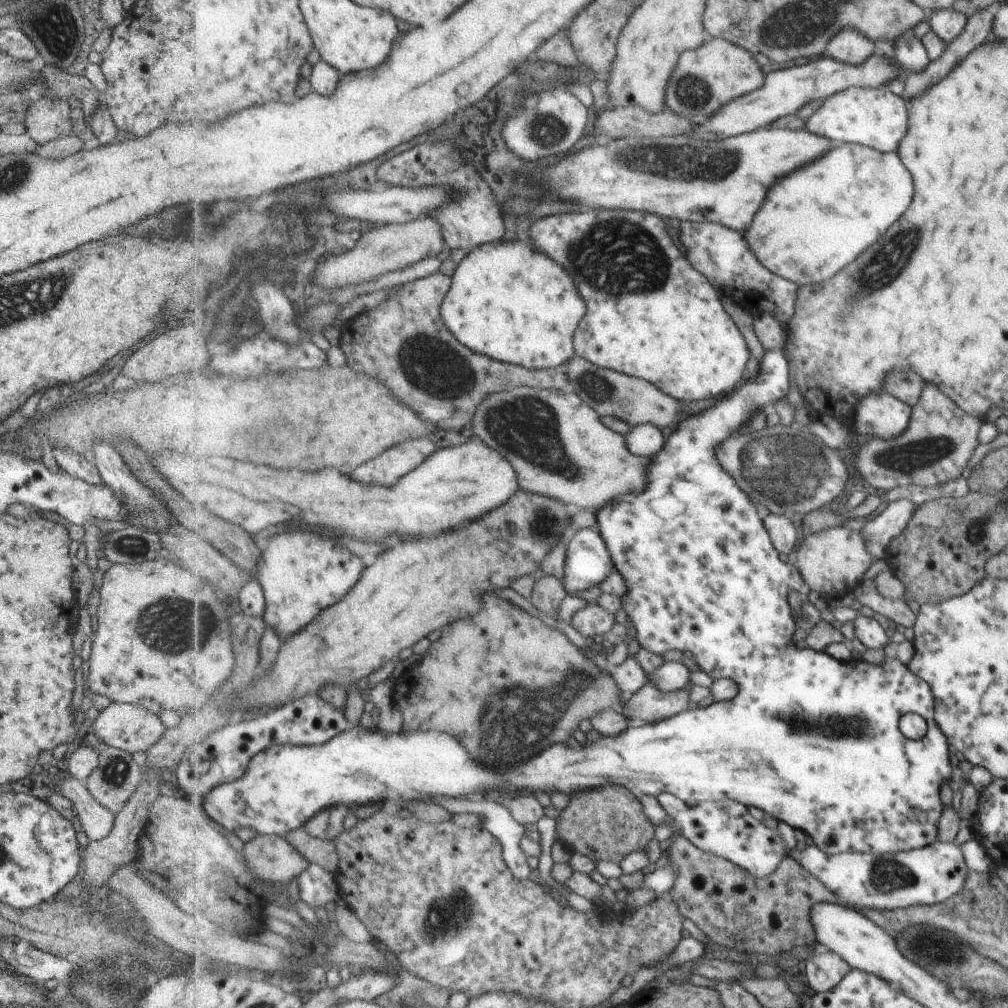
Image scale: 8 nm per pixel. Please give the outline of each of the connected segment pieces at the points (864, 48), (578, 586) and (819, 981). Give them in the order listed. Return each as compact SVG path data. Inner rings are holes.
M851 27L838 32L831 39L831 44L828 46L828 54L834 59L841 62L856 65L867 58L867 55L875 52L875 47L867 37L860 35L858 30Z
M581 528L571 533L566 544L563 582L571 596L578 596L579 591L601 584L615 572L613 555L598 530Z
M827 949L815 952L802 964L802 973L811 992L833 990L853 968L841 956Z

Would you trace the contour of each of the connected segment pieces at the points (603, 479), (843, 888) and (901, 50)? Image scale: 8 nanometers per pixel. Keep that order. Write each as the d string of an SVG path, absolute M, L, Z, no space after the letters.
M521 385L521 388L507 390L503 394L491 394L491 398L487 398L487 402L483 402L483 406L477 410L473 430L487 446L505 454L519 474L521 488L559 499L573 509L598 511L610 505L611 501L617 501L617 496L623 497L627 492L643 492L648 483L646 478L652 458L633 454L625 436L603 423L598 411L583 402L575 392Z
M934 840L930 845L908 851L896 853L881 853L879 856L873 853L841 853L828 855L815 844L808 844L803 850L792 848L789 857L793 857L801 866L804 866L814 877L817 877L825 886L838 896L838 900L851 907L861 909L895 910L913 904L943 904L945 898L951 894L957 894L963 886L965 876L965 864L961 858L961 852L957 844L939 844Z
M913 27L893 39L892 49L897 65L907 73L923 70L929 62L924 46L919 38L913 35Z

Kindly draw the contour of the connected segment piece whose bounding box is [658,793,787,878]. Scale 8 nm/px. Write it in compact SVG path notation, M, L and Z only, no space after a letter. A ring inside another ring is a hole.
M663 793L658 799L668 814L679 822L678 827L682 833L696 847L729 859L748 870L755 878L763 878L775 872L787 856L786 847L777 830L757 820L743 803L727 799L705 801L693 806L671 793Z

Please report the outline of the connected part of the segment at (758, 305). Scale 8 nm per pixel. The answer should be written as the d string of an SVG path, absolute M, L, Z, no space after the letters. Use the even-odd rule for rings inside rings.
M680 221L679 240L687 250L687 260L691 266L711 278L715 286L723 288L723 296L731 296L731 300L752 318L769 313L782 324L794 318L799 302L799 286L769 272L761 262L757 262L757 256L749 250L749 244L741 232L713 221Z

